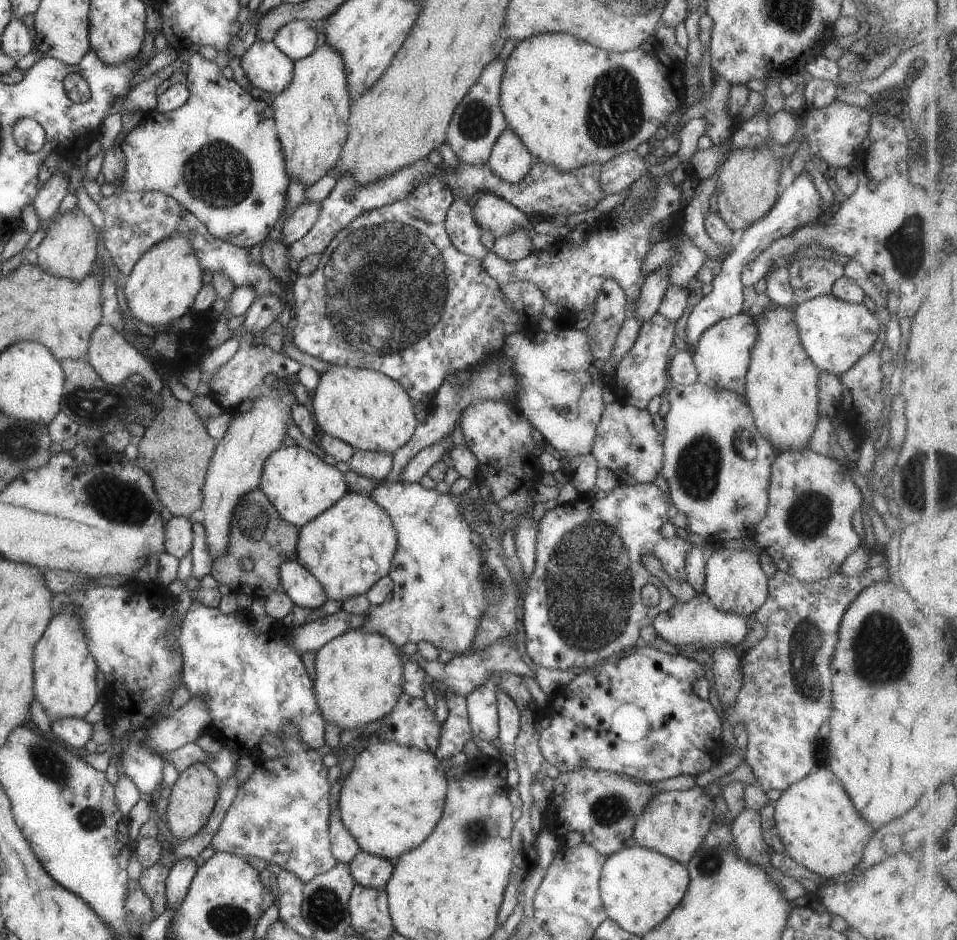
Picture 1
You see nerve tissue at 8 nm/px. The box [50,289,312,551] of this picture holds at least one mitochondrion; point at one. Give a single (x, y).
(120, 501)

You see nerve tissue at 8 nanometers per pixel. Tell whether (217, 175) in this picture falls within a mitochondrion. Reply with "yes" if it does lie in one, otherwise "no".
yes

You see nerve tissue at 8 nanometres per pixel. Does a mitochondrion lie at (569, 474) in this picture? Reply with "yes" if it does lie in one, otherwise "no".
no

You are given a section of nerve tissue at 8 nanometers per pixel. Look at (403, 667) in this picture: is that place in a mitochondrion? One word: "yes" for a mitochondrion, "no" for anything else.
no

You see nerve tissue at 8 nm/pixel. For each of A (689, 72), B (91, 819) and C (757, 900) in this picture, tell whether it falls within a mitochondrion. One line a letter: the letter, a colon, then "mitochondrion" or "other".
A: other
B: mitochondrion
C: other

